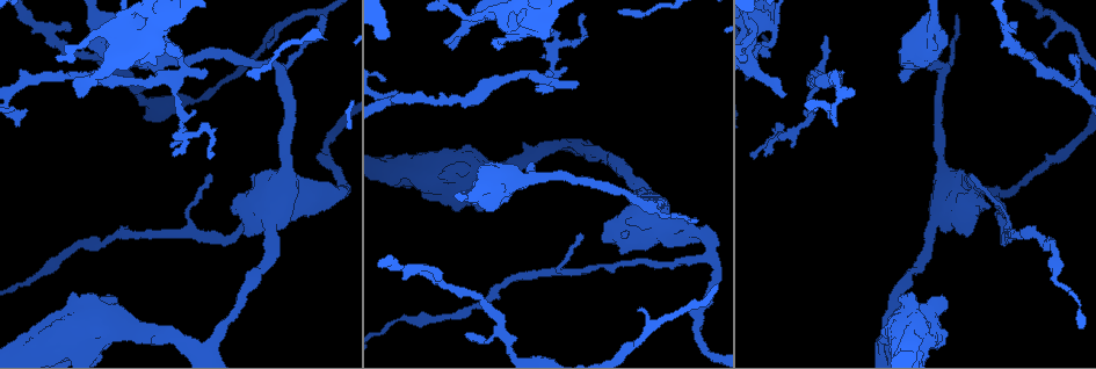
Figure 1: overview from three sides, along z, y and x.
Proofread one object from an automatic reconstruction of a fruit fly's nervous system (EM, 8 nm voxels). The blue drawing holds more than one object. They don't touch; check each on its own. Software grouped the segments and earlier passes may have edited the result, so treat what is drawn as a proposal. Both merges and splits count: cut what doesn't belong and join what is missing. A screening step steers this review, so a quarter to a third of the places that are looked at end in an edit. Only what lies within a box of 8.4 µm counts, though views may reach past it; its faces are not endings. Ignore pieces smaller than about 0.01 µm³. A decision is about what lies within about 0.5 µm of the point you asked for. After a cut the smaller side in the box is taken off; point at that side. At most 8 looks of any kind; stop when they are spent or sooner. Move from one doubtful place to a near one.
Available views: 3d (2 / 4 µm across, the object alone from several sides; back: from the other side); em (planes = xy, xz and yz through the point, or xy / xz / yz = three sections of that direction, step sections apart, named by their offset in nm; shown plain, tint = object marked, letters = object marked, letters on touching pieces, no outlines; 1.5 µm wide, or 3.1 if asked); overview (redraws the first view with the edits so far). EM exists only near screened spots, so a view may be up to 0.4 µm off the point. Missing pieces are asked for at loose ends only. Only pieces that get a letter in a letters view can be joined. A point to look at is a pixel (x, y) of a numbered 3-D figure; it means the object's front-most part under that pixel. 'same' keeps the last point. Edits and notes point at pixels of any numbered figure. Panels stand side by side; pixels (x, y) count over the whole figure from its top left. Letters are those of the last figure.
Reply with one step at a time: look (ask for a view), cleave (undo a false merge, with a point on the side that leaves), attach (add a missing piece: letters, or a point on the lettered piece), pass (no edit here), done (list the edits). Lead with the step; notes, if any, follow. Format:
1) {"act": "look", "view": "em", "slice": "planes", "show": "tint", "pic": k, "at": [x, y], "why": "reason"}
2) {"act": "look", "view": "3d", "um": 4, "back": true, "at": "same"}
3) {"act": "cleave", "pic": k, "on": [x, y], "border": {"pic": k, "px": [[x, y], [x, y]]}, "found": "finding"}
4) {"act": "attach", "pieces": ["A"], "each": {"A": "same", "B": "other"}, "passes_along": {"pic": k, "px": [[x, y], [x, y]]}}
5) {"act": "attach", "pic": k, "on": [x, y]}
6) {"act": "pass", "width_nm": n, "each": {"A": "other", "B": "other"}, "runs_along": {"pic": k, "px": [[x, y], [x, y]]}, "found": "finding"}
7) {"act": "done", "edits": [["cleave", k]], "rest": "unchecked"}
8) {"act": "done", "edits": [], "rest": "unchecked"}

{"act": "look", "view": "em", "um": 3.1, "slice": "planes", "show": "letters", "pic": 1, "at": [246, 233], "why": "thick end"}

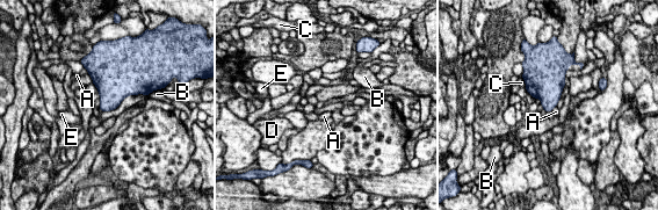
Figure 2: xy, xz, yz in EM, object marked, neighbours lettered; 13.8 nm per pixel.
{"act": "pass", "longest_contact_nm": ["C", 150], "each": {"A": "other", "B": "other", "C": "other", "D": "other", "E": "other"}, "border": {"pic": 2, "px": [[559, 98], [556, 106]]}, "found": "none of them fits"}

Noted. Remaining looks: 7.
{"act": "look", "view": "em", "slice": "planes", "show": "tint", "pic": 1, "at": [185, 136], "why": "abrupt turn"}

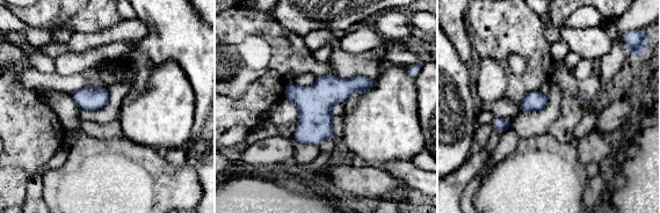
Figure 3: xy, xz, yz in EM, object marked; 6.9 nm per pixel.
{"act": "look", "view": "em", "slice": "planes", "show": "letters", "at": "same", "why": "what lies round it"}

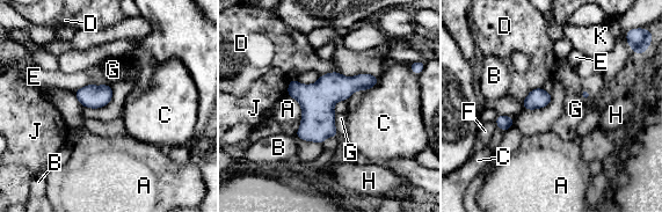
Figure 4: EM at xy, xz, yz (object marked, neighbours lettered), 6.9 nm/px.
{"act": "pass", "each": {"A": "other", "B": "other", "C": "other", "D": "other", "E": "other", "F": "other", "G": "other", "H": "other", "J": "other", "K": "other"}, "found": "one neuron here"}

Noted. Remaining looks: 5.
{"act": "look", "view": "3d", "um": 4, "pic": 1, "at": [467, 333], "why": "thin end"}

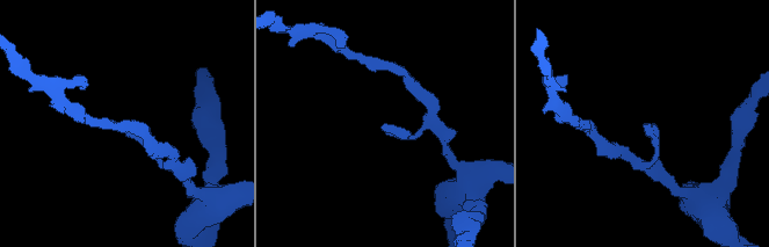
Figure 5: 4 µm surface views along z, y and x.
{"act": "look", "view": "em", "slice": "planes", "show": "plain", "pic": 5, "at": [647, 124], "why": "shape alone is not enough"}

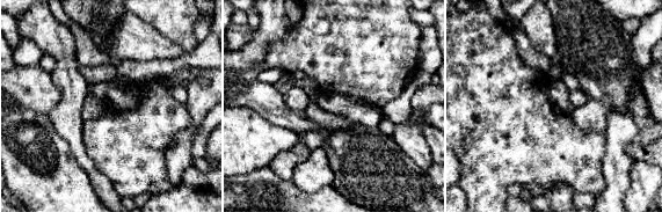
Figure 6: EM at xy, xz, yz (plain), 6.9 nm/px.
{"act": "look", "view": "em", "slice": "planes", "show": "letters", "at": "same", "why": "what lies round it"}

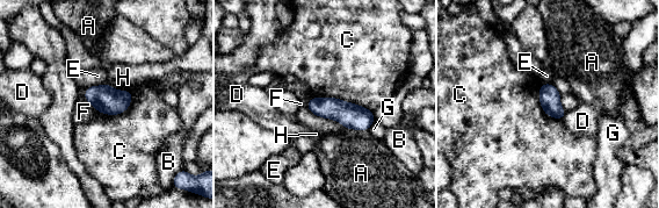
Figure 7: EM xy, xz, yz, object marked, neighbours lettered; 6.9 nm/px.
{"act": "pass", "each": {"A": "other", "B": "other", "C": "other", "D": "other", "E": "other", "F": "other", "G": "other", "H": "other"}, "border": {"pic": 7, "px": [[106, 83], [87, 87]]}, "found": "no lettered piece goes on from it"}

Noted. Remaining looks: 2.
{"act": "done", "edits": [], "rest": "unchecked"}

